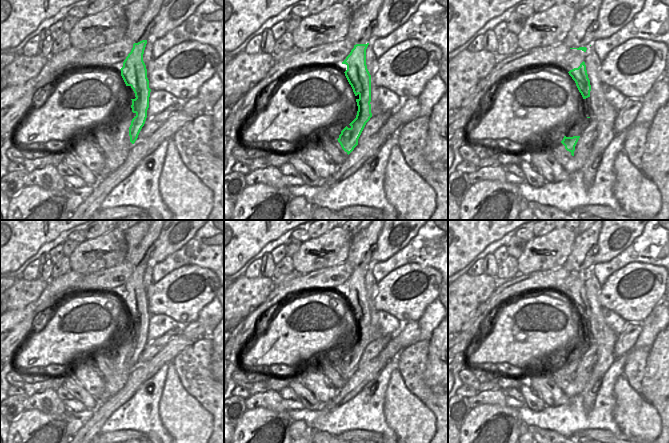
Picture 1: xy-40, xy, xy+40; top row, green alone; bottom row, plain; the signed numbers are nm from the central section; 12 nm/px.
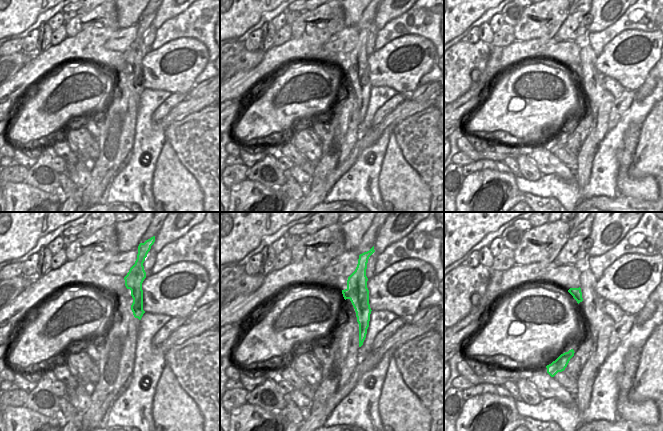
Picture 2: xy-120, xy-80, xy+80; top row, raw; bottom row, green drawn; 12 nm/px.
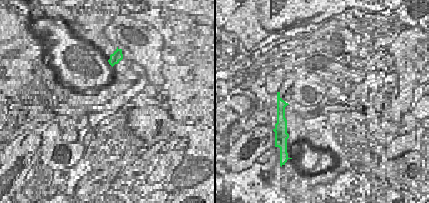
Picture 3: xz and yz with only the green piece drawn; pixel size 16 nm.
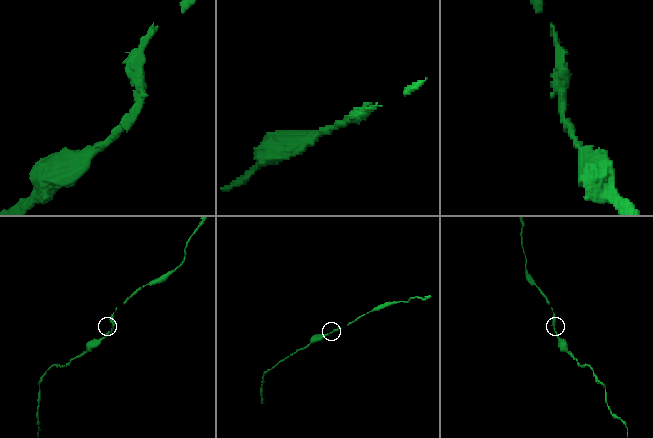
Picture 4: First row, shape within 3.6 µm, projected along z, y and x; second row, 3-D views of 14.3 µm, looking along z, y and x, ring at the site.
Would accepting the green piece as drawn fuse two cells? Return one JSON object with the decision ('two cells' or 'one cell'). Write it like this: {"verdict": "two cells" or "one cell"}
{"verdict": "one cell"}

